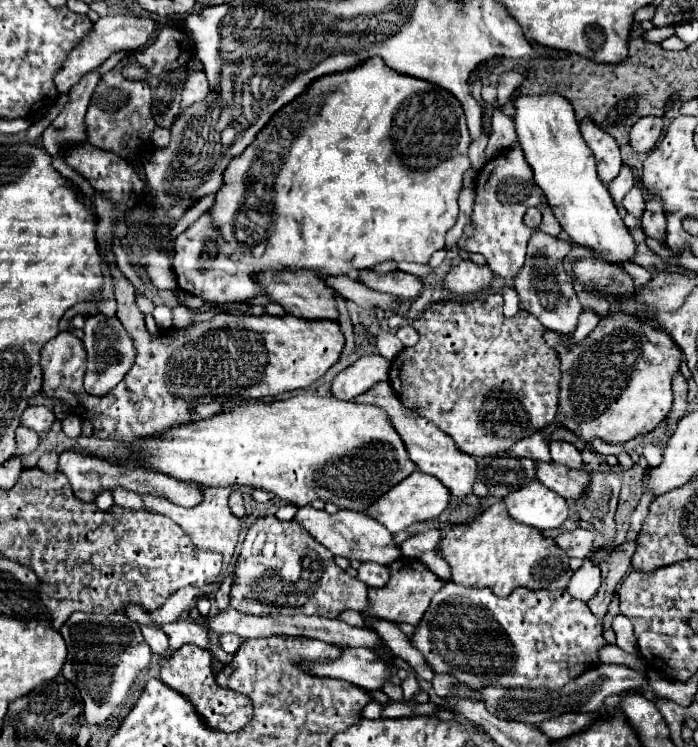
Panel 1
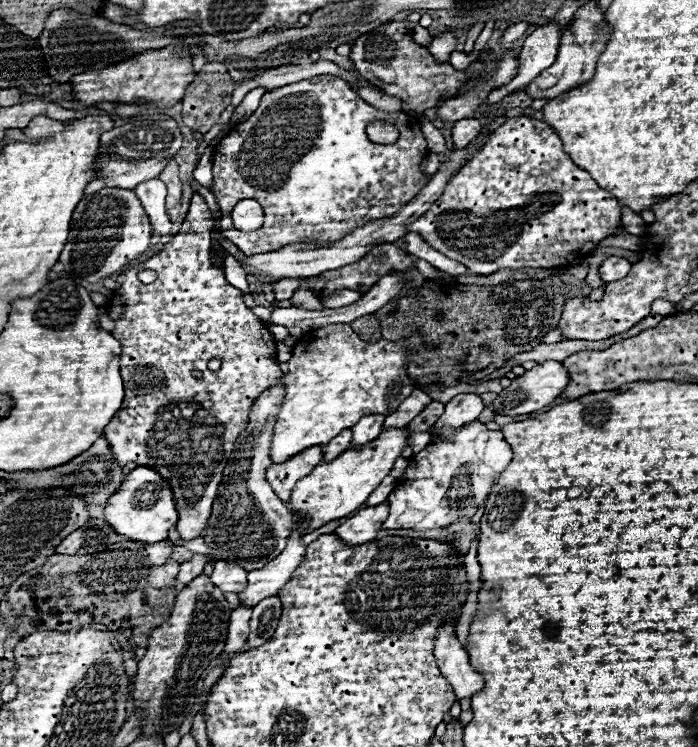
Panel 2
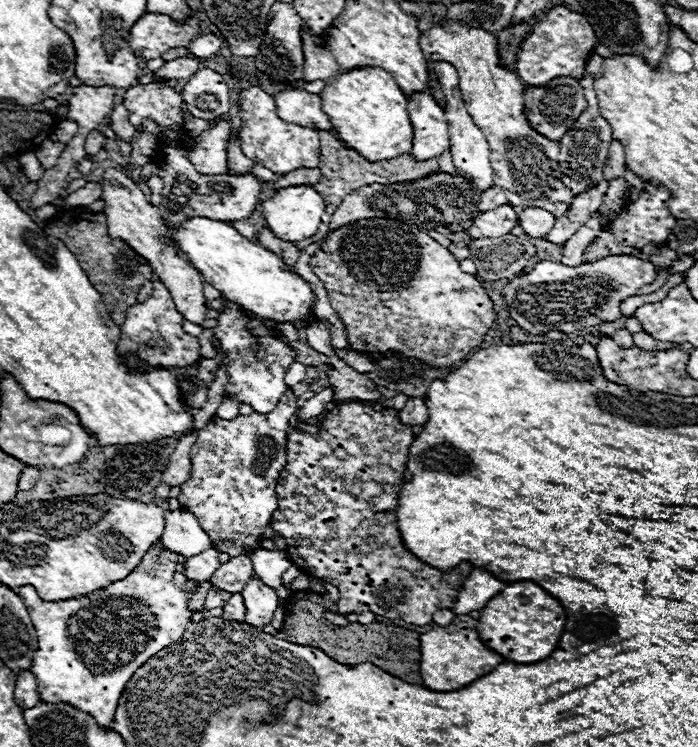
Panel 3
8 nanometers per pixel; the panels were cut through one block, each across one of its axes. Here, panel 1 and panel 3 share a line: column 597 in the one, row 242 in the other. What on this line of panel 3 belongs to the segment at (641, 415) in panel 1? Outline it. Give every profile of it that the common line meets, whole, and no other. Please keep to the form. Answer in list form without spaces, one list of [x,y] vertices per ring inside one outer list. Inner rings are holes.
[[[370,218],[370,220],[358,220],[354,224],[342,226],[334,232],[330,232],[326,236],[326,244],[310,258],[310,268],[314,270],[314,274],[330,284],[324,286],[328,290],[328,298],[330,304],[334,308],[334,312],[338,314],[338,318],[342,320],[344,328],[346,328],[346,338],[348,338],[348,348],[356,350],[356,352],[400,352],[404,358],[416,358],[426,362],[430,368],[448,368],[452,364],[456,364],[458,360],[464,360],[472,350],[476,350],[482,342],[484,336],[488,334],[488,330],[492,328],[494,320],[496,320],[496,310],[494,304],[488,296],[488,292],[482,288],[482,284],[478,282],[476,276],[466,274],[460,270],[460,264],[456,262],[456,258],[448,252],[448,248],[444,248],[442,244],[438,244],[434,238],[430,238],[426,232],[420,232],[416,226],[410,226],[406,222],[398,222],[398,220],[386,220],[386,218]]]

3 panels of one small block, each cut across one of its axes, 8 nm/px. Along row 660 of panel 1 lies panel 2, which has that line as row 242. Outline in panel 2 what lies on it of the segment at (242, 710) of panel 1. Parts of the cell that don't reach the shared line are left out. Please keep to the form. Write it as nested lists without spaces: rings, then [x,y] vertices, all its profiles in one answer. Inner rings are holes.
[[[194,192],[188,214],[178,230],[178,234],[164,244],[164,250],[154,254],[142,264],[134,264],[116,276],[118,290],[106,300],[106,314],[116,322],[112,334],[122,344],[120,372],[126,388],[122,408],[104,428],[104,438],[110,444],[112,456],[118,466],[134,462],[138,466],[154,468],[172,488],[178,524],[182,540],[192,540],[202,536],[212,502],[222,480],[222,470],[234,450],[234,442],[242,430],[248,426],[248,416],[256,398],[270,386],[280,382],[280,366],[276,358],[276,340],[268,326],[244,306],[242,292],[230,286],[224,272],[218,270],[210,260],[210,232],[212,214],[204,198]],[[140,270],[156,270],[158,278],[152,284],[142,284],[138,280]],[[220,356],[222,368],[218,372],[208,370],[208,362]],[[202,370],[202,378],[196,380],[190,372]],[[198,464],[206,468],[166,468],[166,466],[188,466]]]

